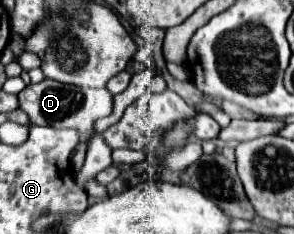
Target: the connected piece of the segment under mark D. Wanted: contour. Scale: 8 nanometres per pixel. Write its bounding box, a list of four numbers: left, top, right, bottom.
[19,79,113,141]

